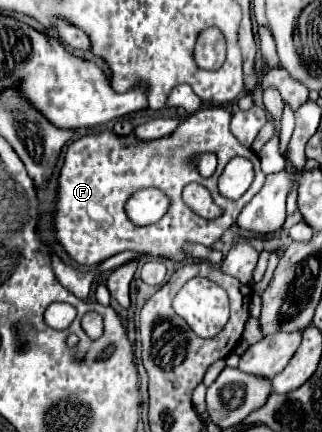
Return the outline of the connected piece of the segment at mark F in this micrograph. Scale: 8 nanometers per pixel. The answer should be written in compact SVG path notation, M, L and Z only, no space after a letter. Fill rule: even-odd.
M208 107L196 111L178 129L154 141L142 141L136 135L116 135L114 131L102 131L96 135L86 135L76 139L68 147L68 155L64 159L64 167L60 171L58 183L58 209L56 209L56 239L68 251L68 255L86 265L86 263L102 263L104 259L122 253L122 251L136 251L142 255L170 259L176 263L184 263L188 259L184 245L186 243L200 243L204 247L214 247L220 241L226 229L230 229L244 205L262 189L264 175L260 169L260 159L254 151L246 149L232 133L230 133L230 113L222 107ZM194 145L212 145L200 151L202 147ZM192 151L192 153L190 153ZM196 153L216 153L218 169L210 179L204 179L198 169L194 167ZM232 157L246 157L252 161L256 177L248 197L238 201L226 201L216 187L216 181ZM188 183L200 183L208 187L212 193L214 203L222 209L220 221L210 221L194 211L190 211L182 201L182 189ZM156 187L170 195L170 209L166 215L154 223L138 227L126 215L126 201L140 189Z

